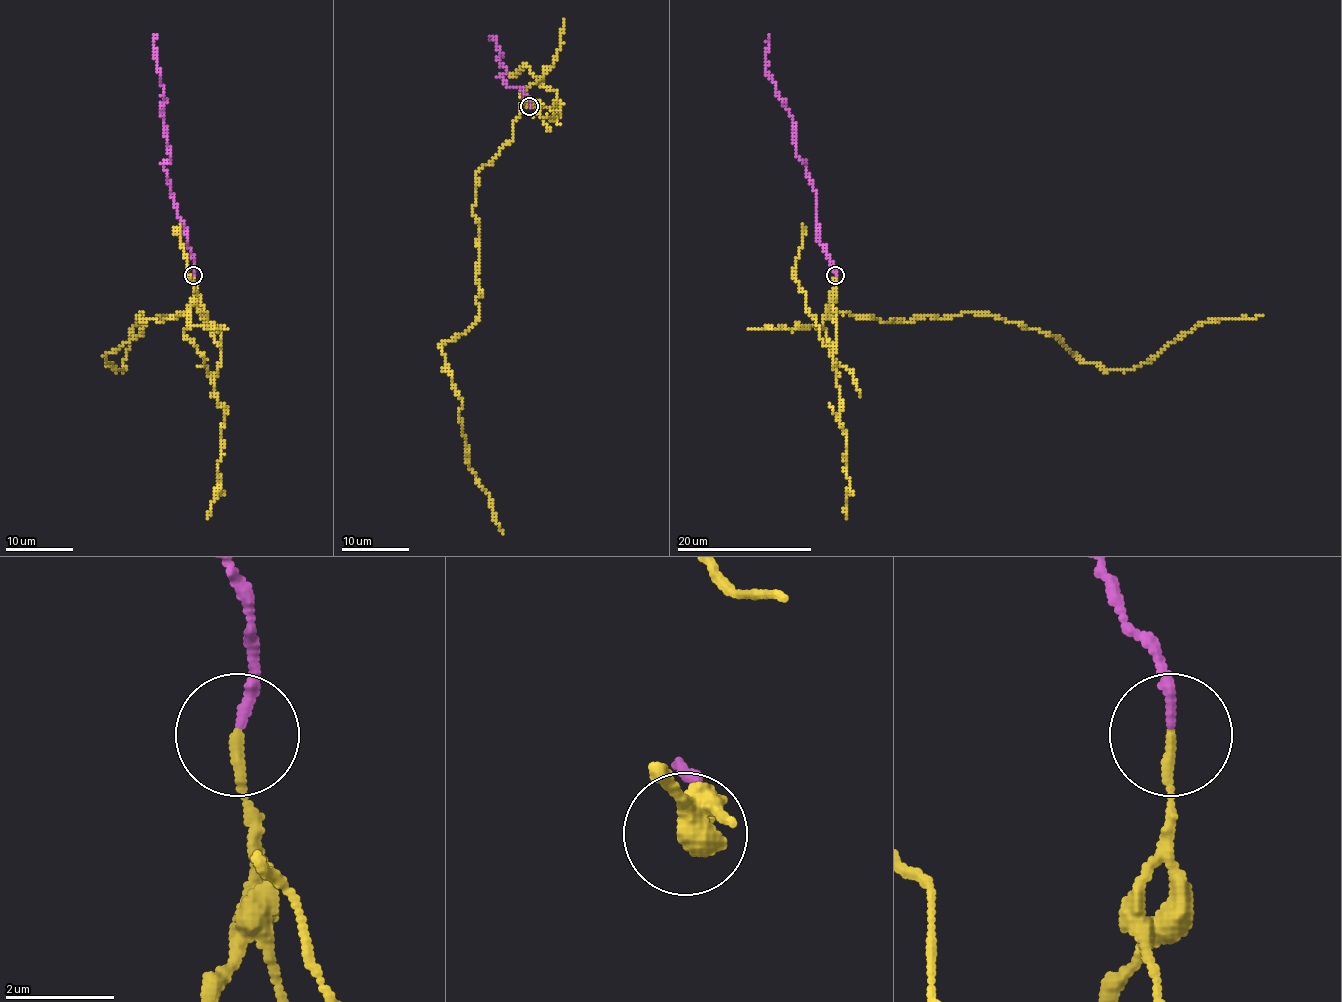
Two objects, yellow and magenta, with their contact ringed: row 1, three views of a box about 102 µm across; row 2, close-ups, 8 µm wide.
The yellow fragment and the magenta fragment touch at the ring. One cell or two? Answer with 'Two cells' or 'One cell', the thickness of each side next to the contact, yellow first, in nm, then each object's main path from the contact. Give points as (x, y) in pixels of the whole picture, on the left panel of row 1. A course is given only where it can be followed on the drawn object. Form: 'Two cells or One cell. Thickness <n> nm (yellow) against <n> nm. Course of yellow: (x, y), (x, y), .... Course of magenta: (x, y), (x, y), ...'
Two cells. Thickness 190 nm (yellow) against 180 nm. Course of yellow: (193, 276), (186, 315), (141, 321), (141, 311), (144, 332), (107, 360), (127, 370), (130, 330), (166, 316). Course of magenta: (193, 274), (193, 255), (186, 240), (186, 227), (176, 211), (164, 166), (169, 157), (156, 34)

